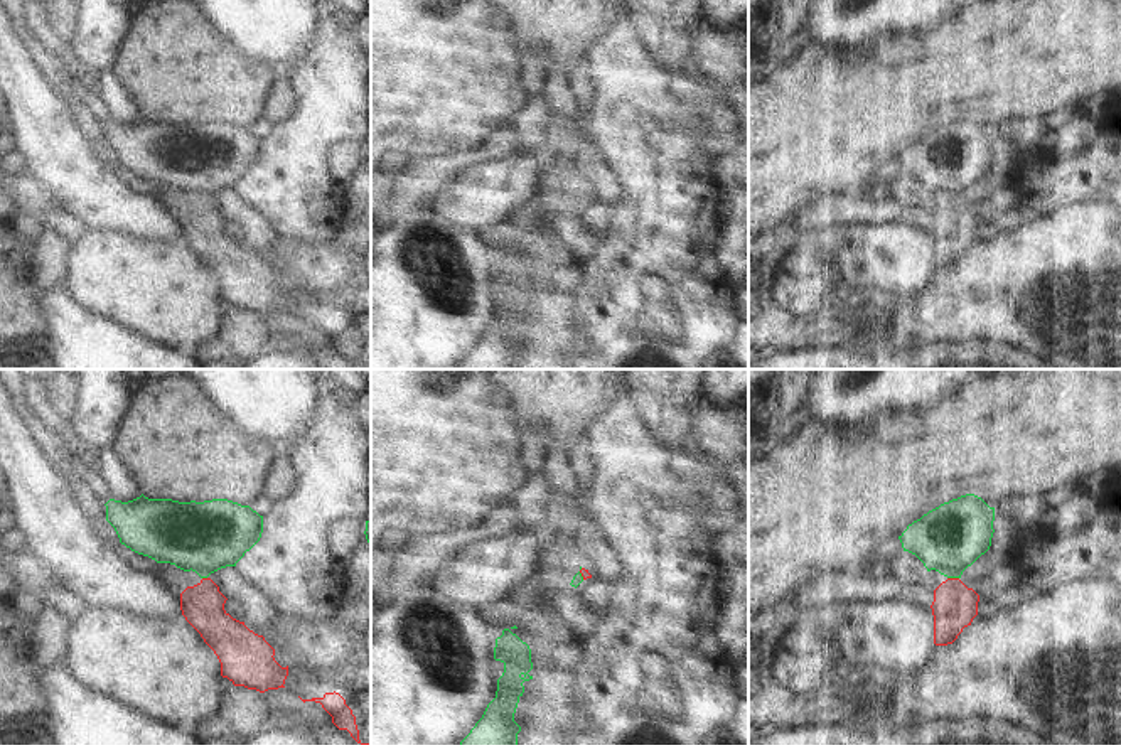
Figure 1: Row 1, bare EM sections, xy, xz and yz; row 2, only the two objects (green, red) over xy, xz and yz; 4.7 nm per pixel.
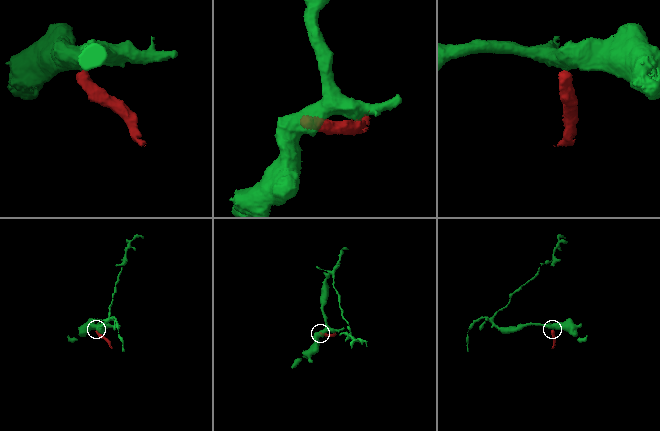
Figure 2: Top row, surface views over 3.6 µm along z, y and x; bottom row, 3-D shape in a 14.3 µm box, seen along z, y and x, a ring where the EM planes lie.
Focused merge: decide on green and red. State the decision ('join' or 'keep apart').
keep apart

